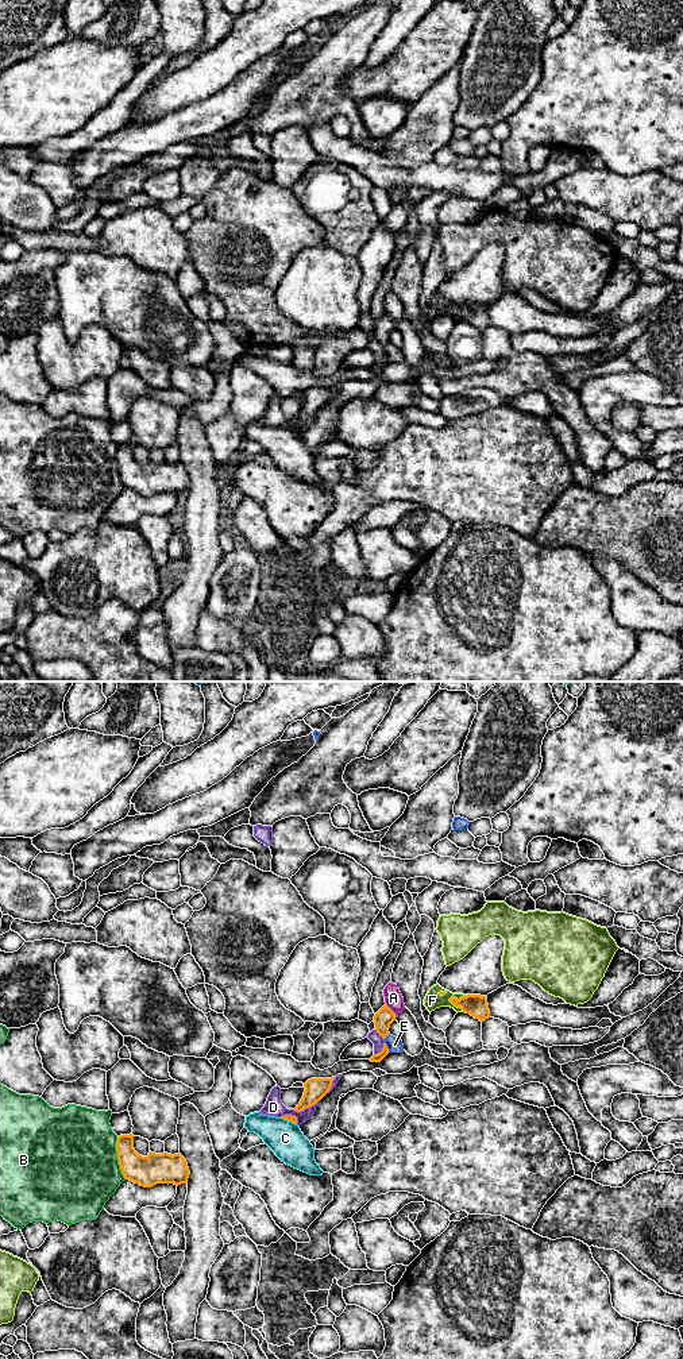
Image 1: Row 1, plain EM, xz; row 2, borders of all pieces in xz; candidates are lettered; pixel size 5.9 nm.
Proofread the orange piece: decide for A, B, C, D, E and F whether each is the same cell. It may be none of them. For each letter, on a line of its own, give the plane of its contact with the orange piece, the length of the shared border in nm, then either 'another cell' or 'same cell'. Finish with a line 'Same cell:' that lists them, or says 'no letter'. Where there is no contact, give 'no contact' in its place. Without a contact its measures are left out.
A: meets orange in xz; contact 100 nm long; another cell
B: meets orange in xz; contact 260 nm long; another cell
C: meets orange in xz; contact 110 nm long; another cell
D: meets orange in xz; contact 160 nm long; another cell
E: meets orange in xz; contact 70 nm long; another cell
F: meets orange in xz; contact 120 nm long; another cell
Same cell: no letter

